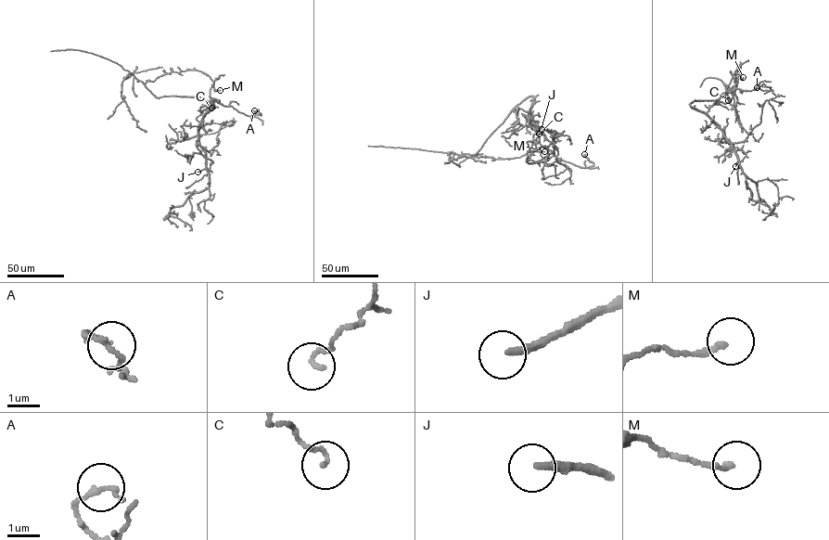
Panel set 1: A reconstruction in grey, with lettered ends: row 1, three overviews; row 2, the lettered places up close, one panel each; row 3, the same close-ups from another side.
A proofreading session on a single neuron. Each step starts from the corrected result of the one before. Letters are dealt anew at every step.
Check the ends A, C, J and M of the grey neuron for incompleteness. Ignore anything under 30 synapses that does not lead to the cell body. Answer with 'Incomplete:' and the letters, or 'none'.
Incomplete: none

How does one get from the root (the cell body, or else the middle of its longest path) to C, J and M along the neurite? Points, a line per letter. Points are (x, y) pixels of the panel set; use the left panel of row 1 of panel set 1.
C: (212, 106), (206, 113), (210, 102), (214, 105), (211, 108)
J: (212, 106), (198, 131), (206, 165), (197, 172)
M: (212, 106), (198, 97), (159, 97), (145, 83), (172, 71), (195, 70), (209, 75), (213, 89), (220, 90)

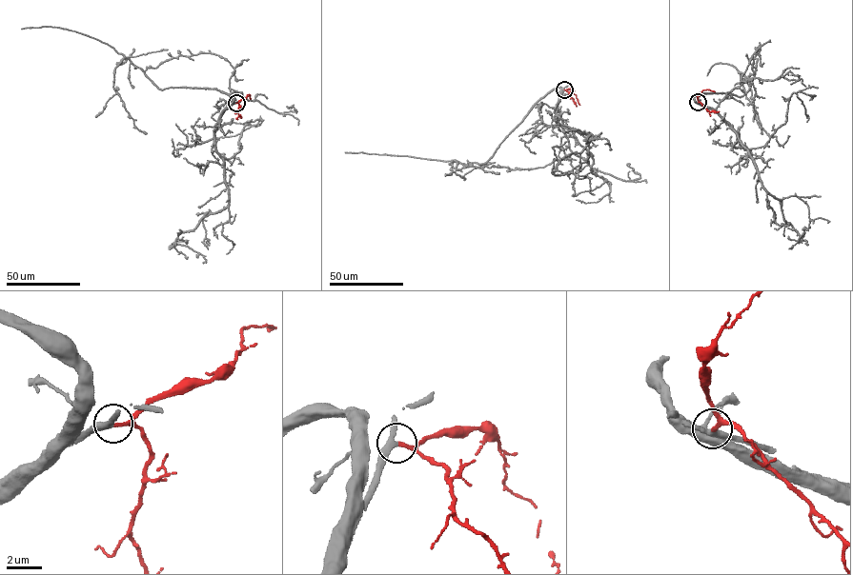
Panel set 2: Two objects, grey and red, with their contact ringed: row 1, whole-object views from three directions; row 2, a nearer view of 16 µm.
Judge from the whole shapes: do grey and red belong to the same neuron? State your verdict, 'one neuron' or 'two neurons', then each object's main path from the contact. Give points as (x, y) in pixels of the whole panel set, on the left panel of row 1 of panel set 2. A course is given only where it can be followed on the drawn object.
one neuron; grey runs (235, 103), (215, 89), (185, 87), (162, 89), (113, 48), (74, 30), (42, 26), (21, 29); red runs (235, 103), (248, 94), (250, 99)

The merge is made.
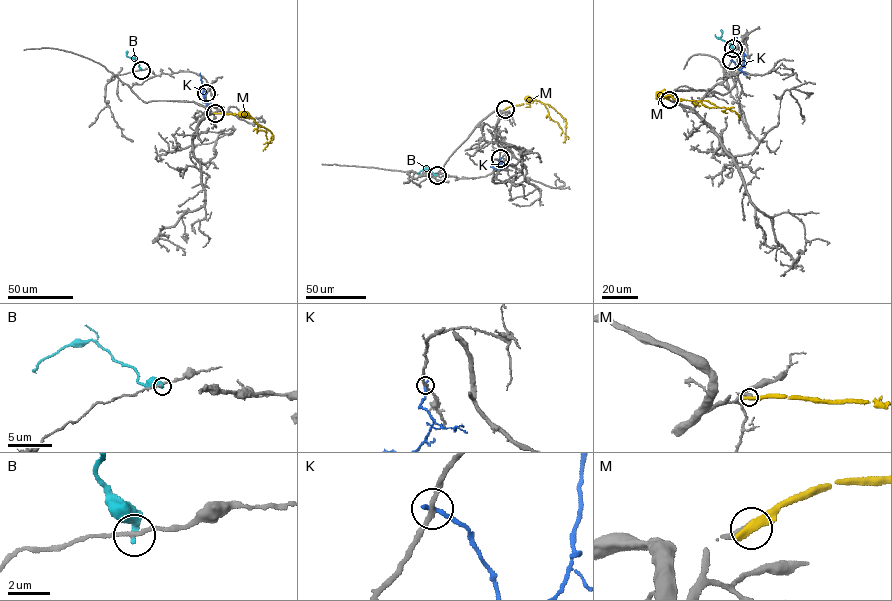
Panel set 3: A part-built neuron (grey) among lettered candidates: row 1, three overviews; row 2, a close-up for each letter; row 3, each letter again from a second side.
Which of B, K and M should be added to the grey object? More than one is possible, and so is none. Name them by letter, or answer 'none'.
none

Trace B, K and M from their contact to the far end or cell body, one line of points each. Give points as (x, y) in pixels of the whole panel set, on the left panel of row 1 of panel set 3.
B: (141, 70), (134, 59), (127, 56), (127, 51)
K: (206, 93), (204, 100), (200, 73)
M: (215, 113), (254, 118), (268, 129), (273, 137), (263, 151)

